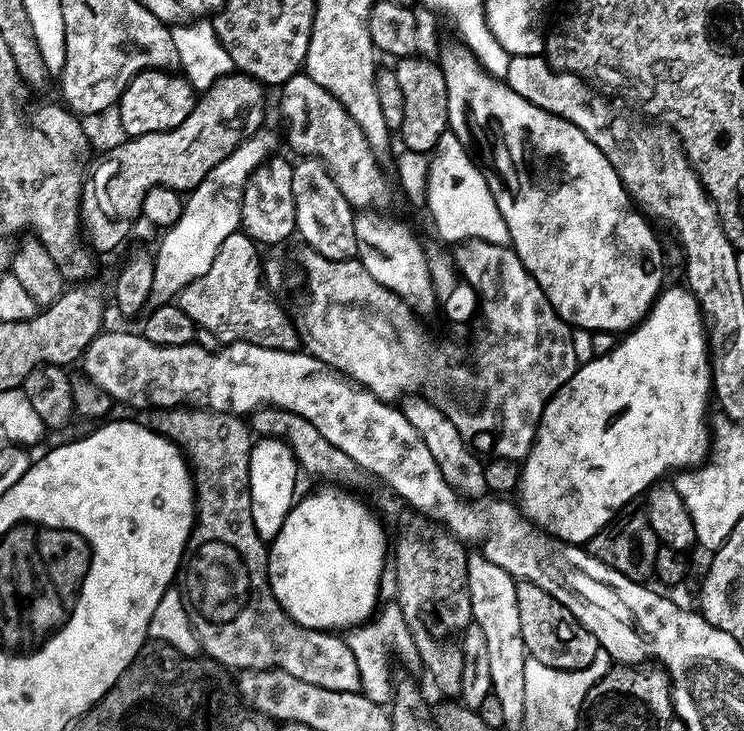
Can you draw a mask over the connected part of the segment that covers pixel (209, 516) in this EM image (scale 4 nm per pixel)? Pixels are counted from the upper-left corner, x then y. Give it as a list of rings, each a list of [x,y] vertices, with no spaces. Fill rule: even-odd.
[[[195,406],[162,408],[153,411],[151,416],[151,427],[161,432],[166,439],[174,441],[180,447],[191,471],[192,483],[196,486],[196,522],[192,525],[192,536],[188,540],[187,548],[184,550],[182,571],[178,576],[178,587],[183,592],[185,608],[188,611],[192,628],[196,632],[196,639],[200,641],[203,655],[215,660],[217,664],[223,666],[225,669],[280,668],[286,674],[294,674],[294,678],[302,678],[302,682],[310,682],[312,686],[322,686],[326,690],[338,690],[339,692],[361,691],[360,667],[354,658],[351,648],[348,646],[347,639],[343,635],[333,634],[328,630],[307,628],[298,622],[294,622],[284,613],[282,606],[276,601],[274,594],[270,590],[270,582],[268,581],[268,548],[264,541],[260,539],[258,531],[255,529],[250,510],[250,454],[254,443],[254,436],[249,429],[249,425],[239,415],[231,412],[210,412],[206,408]]]

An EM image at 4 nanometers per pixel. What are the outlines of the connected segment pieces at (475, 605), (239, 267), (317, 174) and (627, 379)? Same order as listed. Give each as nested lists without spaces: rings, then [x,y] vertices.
[[[474,550],[468,556],[467,582],[473,623],[481,627],[482,634],[486,637],[493,693],[499,697],[506,714],[518,712],[523,707],[525,662],[528,659],[528,651],[522,638],[522,626],[519,621],[517,581],[504,567],[496,564],[484,553]]]
[[[243,230],[236,231],[229,240],[222,242],[214,258],[214,266],[210,266],[202,278],[190,282],[180,291],[180,308],[190,314],[197,328],[212,331],[225,345],[237,344],[241,340],[270,349],[297,351],[300,343],[295,323],[286,318],[278,303],[271,301],[269,289],[264,284],[256,284],[256,277],[262,274],[262,259],[256,251],[256,241]]]
[[[300,158],[292,169],[294,210],[296,211],[296,232],[304,239],[307,247],[314,249],[322,258],[350,260],[356,256],[356,235],[354,210],[342,198],[342,190],[328,173],[328,167],[315,158]]]
[[[671,286],[665,287],[663,291],[661,291],[660,295],[656,297],[656,301],[652,303],[652,308],[649,310],[646,319],[644,319],[644,321],[642,321],[640,324],[637,324],[635,328],[631,329],[631,331],[629,331],[621,340],[624,341],[622,341],[617,348],[610,349],[605,356],[596,356],[593,358],[593,360],[586,361],[585,364],[583,361],[583,363],[577,367],[576,373],[574,373],[574,375],[572,375],[570,378],[570,382],[563,384],[561,388],[559,388],[558,391],[552,395],[550,402],[546,407],[544,407],[544,413],[540,419],[540,424],[536,428],[536,441],[533,442],[531,450],[528,451],[528,457],[522,461],[522,467],[519,469],[518,495],[520,494],[520,500],[518,499],[518,504],[524,515],[527,516],[533,524],[537,524],[539,528],[542,528],[545,532],[555,536],[557,540],[564,540],[567,542],[567,544],[579,544],[581,546],[587,545],[588,540],[590,538],[594,538],[594,534],[598,534],[598,530],[602,530],[605,528],[605,526],[607,526],[608,523],[610,523],[610,521],[616,519],[618,513],[621,511],[621,509],[623,509],[620,508],[623,506],[623,504],[630,503],[631,500],[639,494],[639,492],[640,495],[647,493],[648,489],[653,487],[653,485],[655,485],[657,481],[663,477],[660,475],[662,475],[667,468],[676,468],[675,470],[695,469],[697,466],[704,463],[710,452],[710,424],[708,421],[710,411],[708,412],[708,400],[710,404],[710,397],[714,392],[712,386],[712,361],[710,359],[710,340],[706,335],[706,319],[704,317],[704,313],[700,309],[700,303],[698,303],[696,300],[695,294],[689,292],[687,287],[684,286],[680,286],[680,288],[671,288]]]

